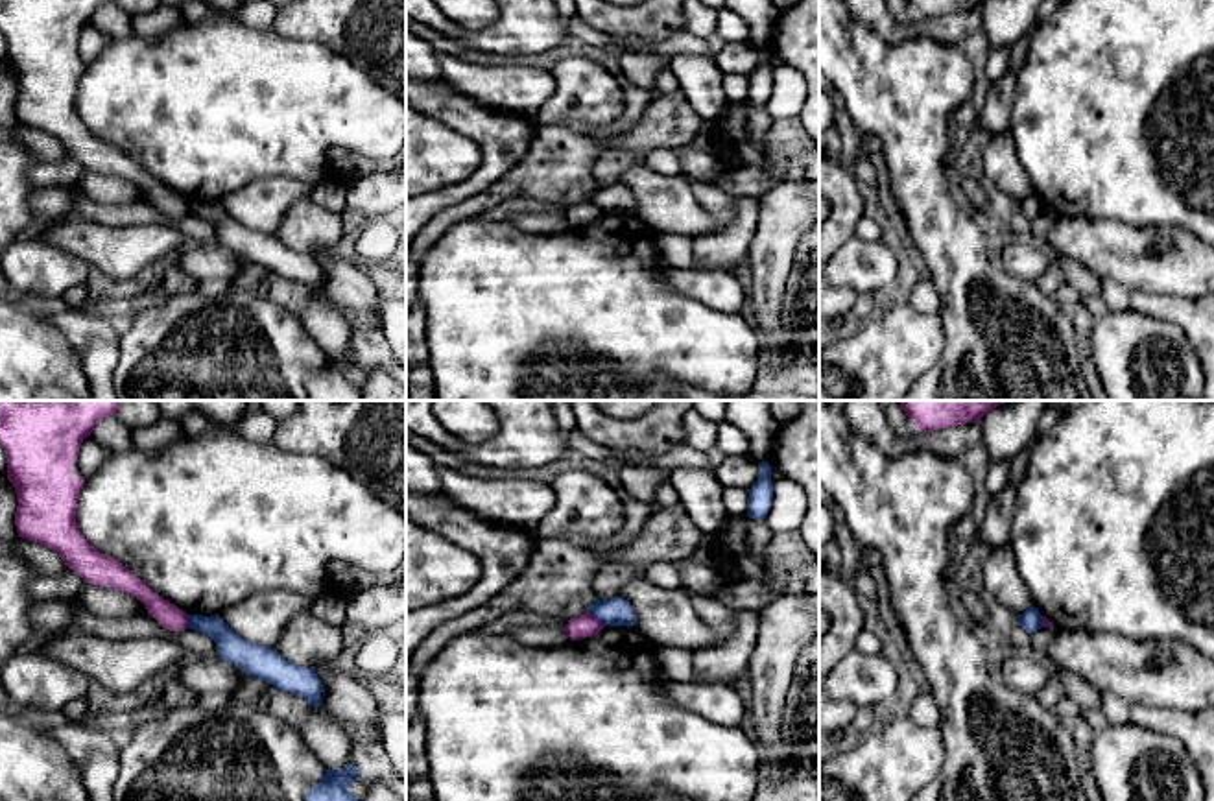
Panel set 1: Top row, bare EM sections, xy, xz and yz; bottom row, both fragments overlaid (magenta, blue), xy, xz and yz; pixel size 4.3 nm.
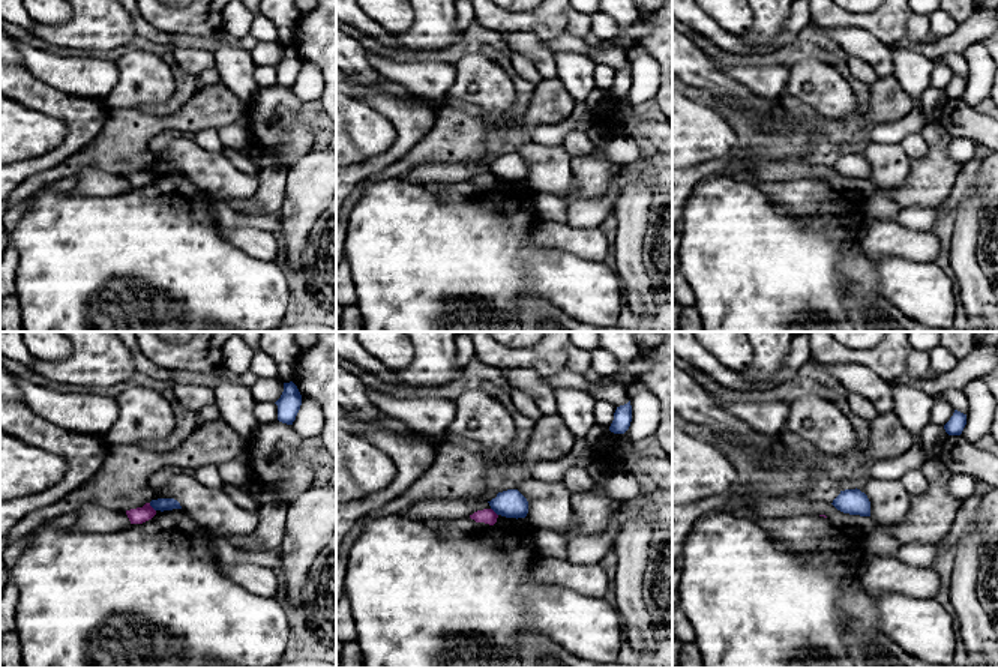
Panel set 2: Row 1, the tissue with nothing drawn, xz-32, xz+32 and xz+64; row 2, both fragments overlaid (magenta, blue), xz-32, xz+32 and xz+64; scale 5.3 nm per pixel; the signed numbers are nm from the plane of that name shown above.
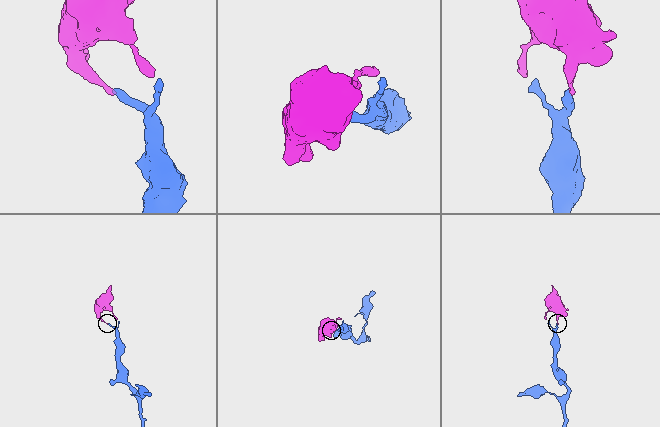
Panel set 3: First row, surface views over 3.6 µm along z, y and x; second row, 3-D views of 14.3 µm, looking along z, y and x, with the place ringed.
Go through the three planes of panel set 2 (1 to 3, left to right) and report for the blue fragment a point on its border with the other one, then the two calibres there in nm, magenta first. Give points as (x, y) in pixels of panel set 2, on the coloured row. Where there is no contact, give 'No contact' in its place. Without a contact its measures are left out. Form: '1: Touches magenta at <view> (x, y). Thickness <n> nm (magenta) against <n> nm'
1: Touches magenta at xz-32 (152, 508). Thickness 90 nm (magenta) against 70 nm
2: Touches magenta at xz+32 (494, 512). Thickness 80 nm (magenta) against 150 nm
3: No contact

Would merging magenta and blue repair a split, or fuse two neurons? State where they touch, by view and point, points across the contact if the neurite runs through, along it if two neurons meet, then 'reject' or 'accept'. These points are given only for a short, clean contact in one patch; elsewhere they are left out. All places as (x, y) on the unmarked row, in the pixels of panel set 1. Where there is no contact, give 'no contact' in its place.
meets magenta in xz at (596, 205); border along xz (587, 198), (604, 213); reject

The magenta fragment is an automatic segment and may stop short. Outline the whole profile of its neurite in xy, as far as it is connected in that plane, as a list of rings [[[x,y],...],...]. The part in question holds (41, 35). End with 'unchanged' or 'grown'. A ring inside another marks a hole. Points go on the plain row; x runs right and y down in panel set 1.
[[[0,0],[0,33],[7,44],[7,66],[18,85],[15,113],[18,124],[41,129],[61,142],[65,151],[87,170],[127,179],[140,186],[148,201],[164,216],[188,216],[188,201],[153,179],[140,164],[107,140],[100,140],[81,120],[76,109],[83,63],[74,63],[72,54],[77,39],[94,13],[114,0]]]; unchanged

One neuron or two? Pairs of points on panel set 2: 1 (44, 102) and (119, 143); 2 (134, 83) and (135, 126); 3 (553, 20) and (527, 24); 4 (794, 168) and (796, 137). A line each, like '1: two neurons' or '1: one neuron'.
1: two neurons
2: two neurons
3: one neuron
4: two neurons

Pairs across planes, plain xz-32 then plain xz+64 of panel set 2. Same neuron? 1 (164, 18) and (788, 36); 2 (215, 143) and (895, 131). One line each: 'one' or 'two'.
1: two
2: one

